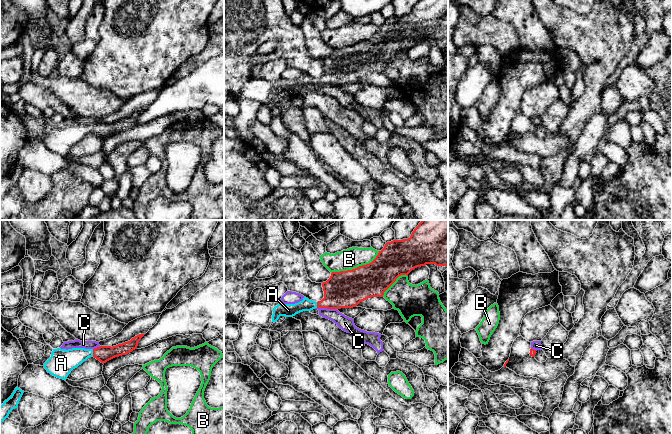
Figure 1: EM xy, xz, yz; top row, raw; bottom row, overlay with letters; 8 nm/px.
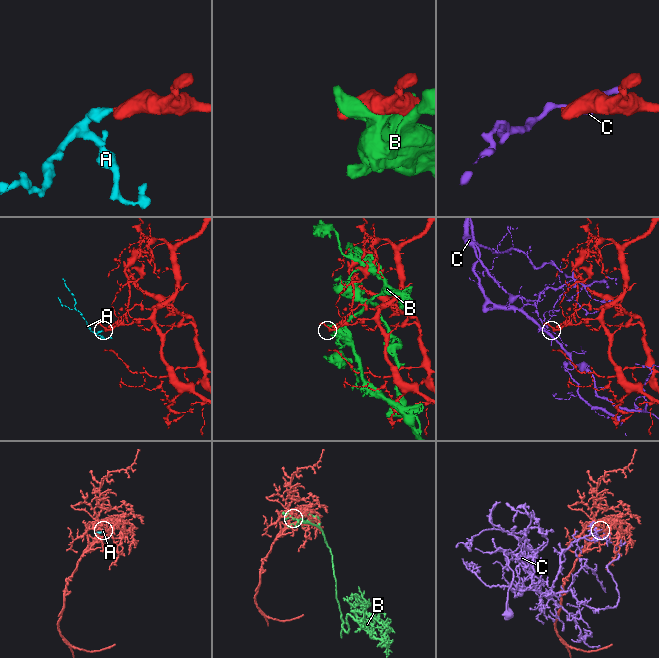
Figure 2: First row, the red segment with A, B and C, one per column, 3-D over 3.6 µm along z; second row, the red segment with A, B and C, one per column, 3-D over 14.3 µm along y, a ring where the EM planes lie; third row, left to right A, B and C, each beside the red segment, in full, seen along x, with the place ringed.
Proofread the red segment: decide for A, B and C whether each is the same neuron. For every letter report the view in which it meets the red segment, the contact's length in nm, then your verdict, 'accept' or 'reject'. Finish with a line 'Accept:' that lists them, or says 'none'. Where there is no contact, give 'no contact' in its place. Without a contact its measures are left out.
A: xy | 60 nm | accept
B: xz | 440 nm | reject
C: xz | 160 nm | reject
Accept: A

